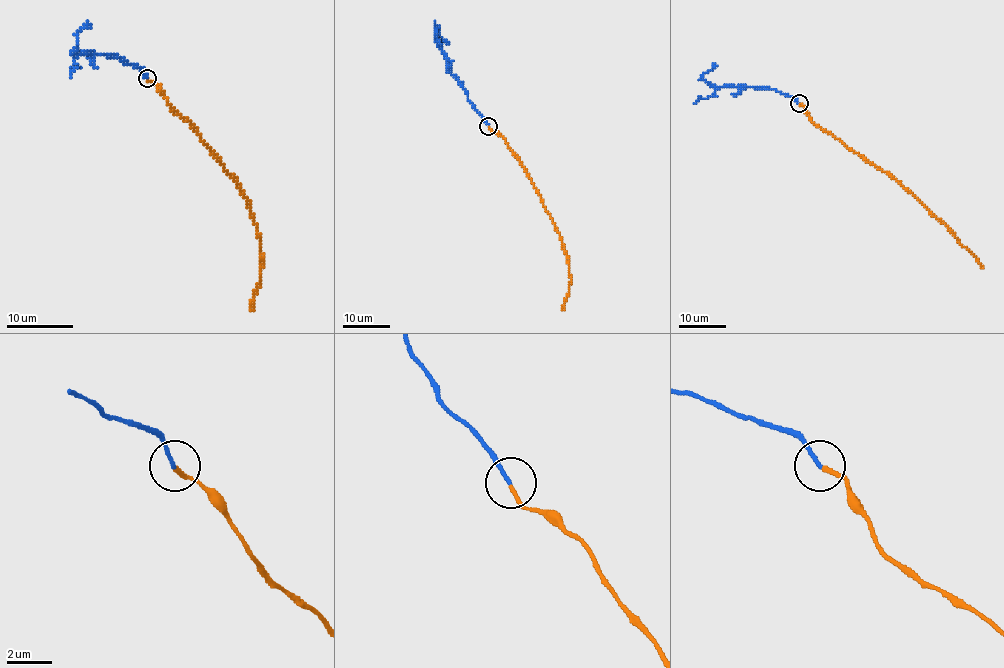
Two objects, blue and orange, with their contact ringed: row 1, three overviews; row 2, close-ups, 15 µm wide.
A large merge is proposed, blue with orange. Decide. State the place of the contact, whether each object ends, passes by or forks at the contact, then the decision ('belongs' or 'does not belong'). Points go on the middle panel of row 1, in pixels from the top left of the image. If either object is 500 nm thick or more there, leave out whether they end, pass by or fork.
at (488, 126); blue ends there; orange ends there; belongs

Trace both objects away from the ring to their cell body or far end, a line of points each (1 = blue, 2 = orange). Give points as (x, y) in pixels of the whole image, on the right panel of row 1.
1: (799, 104), (789, 96), (772, 89), (711, 86), (701, 77), (717, 65)
2: (799, 104), (813, 123), (907, 188), (982, 267)

